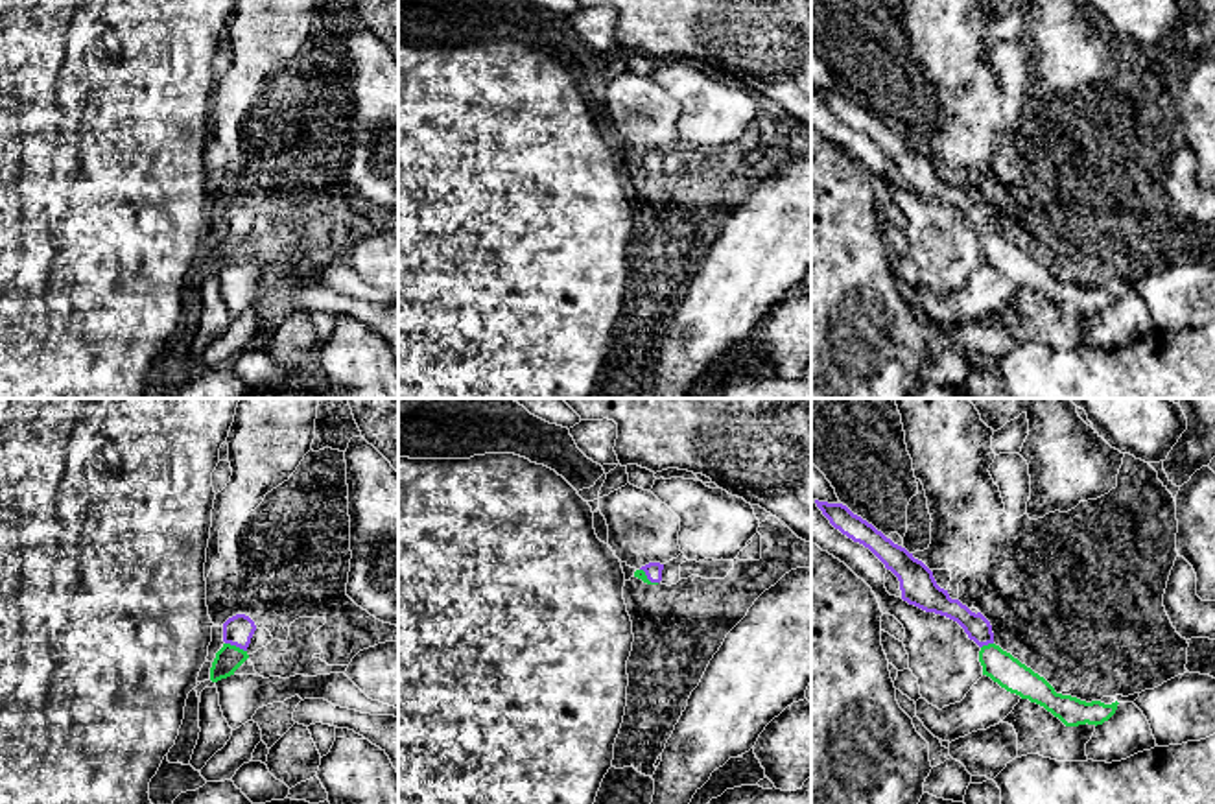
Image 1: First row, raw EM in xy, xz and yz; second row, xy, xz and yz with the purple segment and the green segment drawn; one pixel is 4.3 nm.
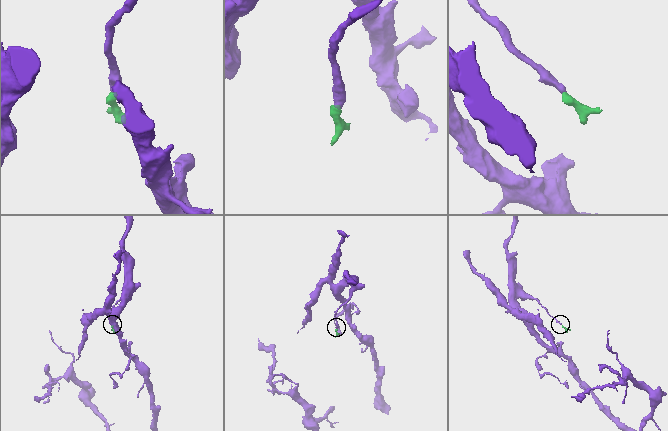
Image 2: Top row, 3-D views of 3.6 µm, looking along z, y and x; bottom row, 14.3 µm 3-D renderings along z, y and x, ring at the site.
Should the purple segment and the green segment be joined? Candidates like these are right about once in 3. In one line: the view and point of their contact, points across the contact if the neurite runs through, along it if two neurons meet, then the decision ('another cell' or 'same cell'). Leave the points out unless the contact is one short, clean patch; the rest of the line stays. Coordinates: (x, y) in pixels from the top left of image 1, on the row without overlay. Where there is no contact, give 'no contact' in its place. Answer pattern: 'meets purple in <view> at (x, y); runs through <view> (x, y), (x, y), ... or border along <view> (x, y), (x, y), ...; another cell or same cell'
meets purple in xy at (236, 233); runs through xy (238, 216), (236, 233), (229, 244); same cell

